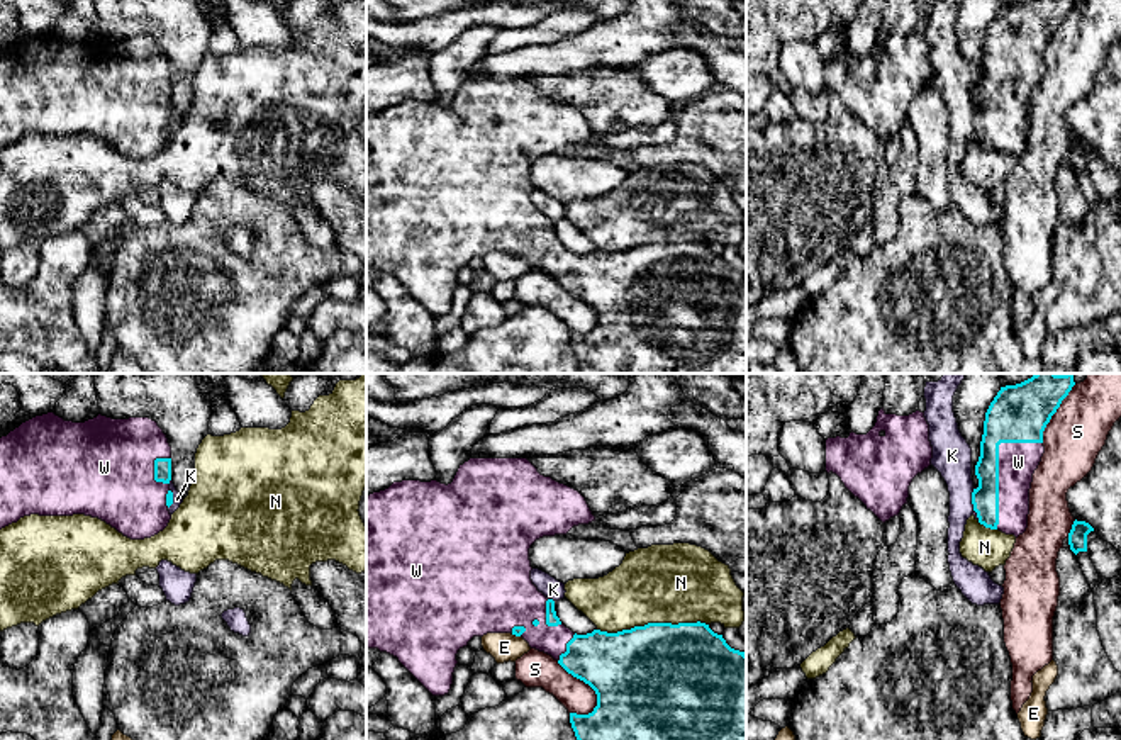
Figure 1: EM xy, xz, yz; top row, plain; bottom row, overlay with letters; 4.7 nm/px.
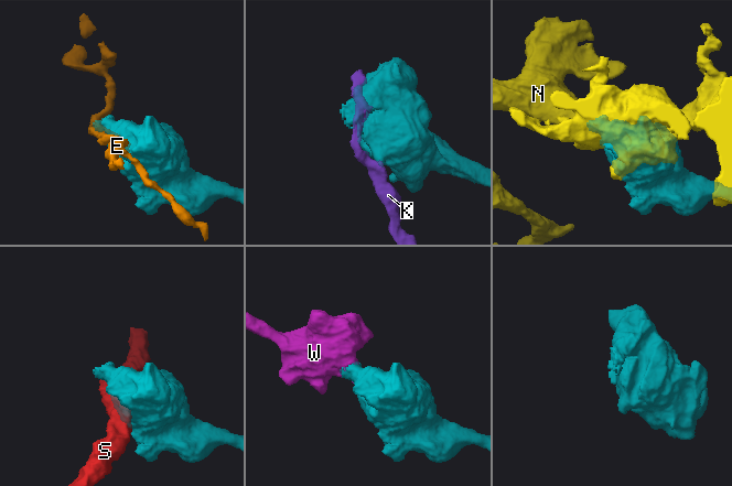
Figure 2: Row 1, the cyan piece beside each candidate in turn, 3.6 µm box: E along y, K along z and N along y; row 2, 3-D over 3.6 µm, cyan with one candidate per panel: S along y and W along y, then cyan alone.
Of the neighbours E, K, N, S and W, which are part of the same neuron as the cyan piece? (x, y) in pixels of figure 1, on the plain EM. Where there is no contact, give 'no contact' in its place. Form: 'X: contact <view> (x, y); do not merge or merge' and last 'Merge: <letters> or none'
E: contact xz (516, 255); do not merge
K: contact yz (972, 119); do not merge
N: contact xz (652, 243); do not merge
S: contact xz (587, 302); do not merge
W: contact yz (998, 85); merge
Merge: W

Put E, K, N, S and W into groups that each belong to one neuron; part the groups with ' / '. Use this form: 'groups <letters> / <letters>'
groups E / K / N / S / W

